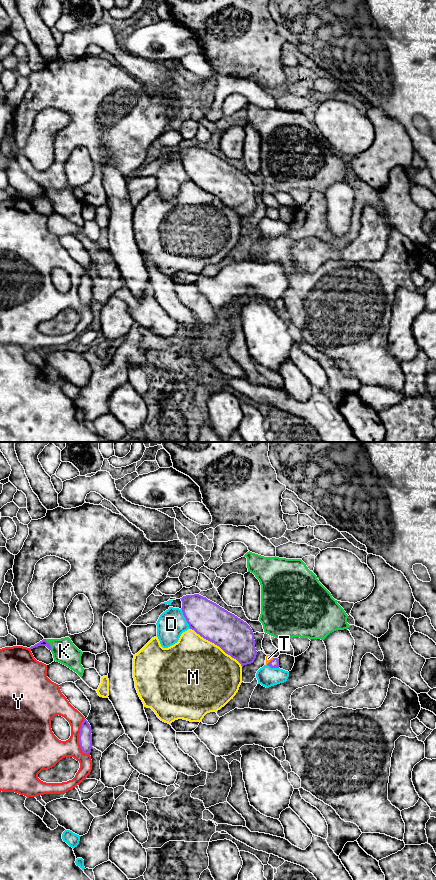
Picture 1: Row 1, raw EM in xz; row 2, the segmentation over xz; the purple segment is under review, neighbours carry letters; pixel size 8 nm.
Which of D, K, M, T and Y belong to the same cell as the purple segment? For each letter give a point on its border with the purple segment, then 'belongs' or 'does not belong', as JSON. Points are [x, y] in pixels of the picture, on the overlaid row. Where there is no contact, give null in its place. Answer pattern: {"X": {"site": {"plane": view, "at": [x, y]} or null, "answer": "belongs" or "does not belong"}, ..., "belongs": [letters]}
{"D": {"site": {"plane": "xz", "at": [185, 618]}, "answer": "does not belong"}, "K": {"site": {"plane": "xz", "at": [49, 644]}, "answer": "does not belong"}, "M": {"site": {"plane": "xz", "at": [216, 644]}, "answer": "does not belong"}, "T": {"site": {"plane": "xz", "at": [270, 661]}, "answer": "belongs"}, "Y": {"site": {"plane": "xz", "at": [79, 738]}, "answer": "does not belong"}, "belongs": ["T"]}

